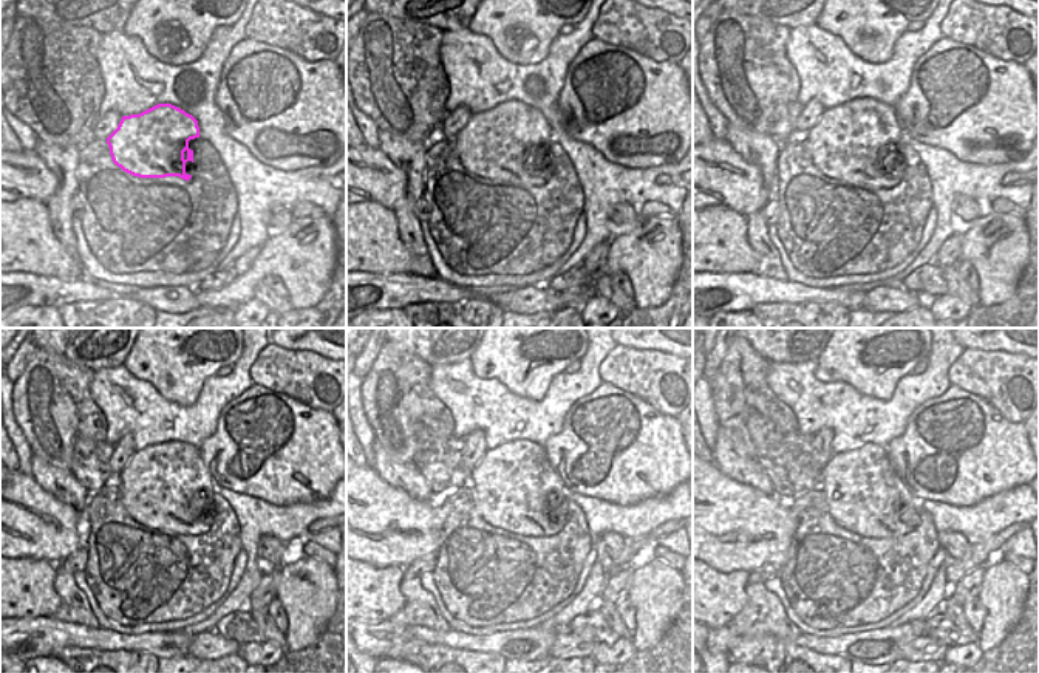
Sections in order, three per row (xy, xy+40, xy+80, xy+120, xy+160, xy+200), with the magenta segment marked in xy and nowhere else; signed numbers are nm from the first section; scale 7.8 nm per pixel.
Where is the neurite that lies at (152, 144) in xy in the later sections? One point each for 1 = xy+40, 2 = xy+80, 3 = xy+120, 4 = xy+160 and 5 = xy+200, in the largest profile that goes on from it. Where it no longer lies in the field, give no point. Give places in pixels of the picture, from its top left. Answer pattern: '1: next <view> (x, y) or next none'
1: next xy+40 (503, 144)
2: next xy+80 (857, 141)
3: next xy+120 (167, 486)
4: next xy+160 (514, 486)
5: next xy+200 (865, 495)

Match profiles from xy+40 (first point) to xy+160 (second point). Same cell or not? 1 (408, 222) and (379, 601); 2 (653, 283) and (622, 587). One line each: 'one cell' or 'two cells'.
1: two cells
2: two cells

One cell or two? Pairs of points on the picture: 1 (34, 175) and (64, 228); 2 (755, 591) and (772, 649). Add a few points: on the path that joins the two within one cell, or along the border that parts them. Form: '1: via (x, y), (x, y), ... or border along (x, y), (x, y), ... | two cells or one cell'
1: border along (44, 163), (56, 178), (56, 191), (47, 201) | two cells
2: via (763, 605), (763, 635) | one cell

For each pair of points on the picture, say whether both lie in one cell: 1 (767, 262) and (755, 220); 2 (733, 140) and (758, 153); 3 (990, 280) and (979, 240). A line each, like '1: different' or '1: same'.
1: same
2: same
3: same

